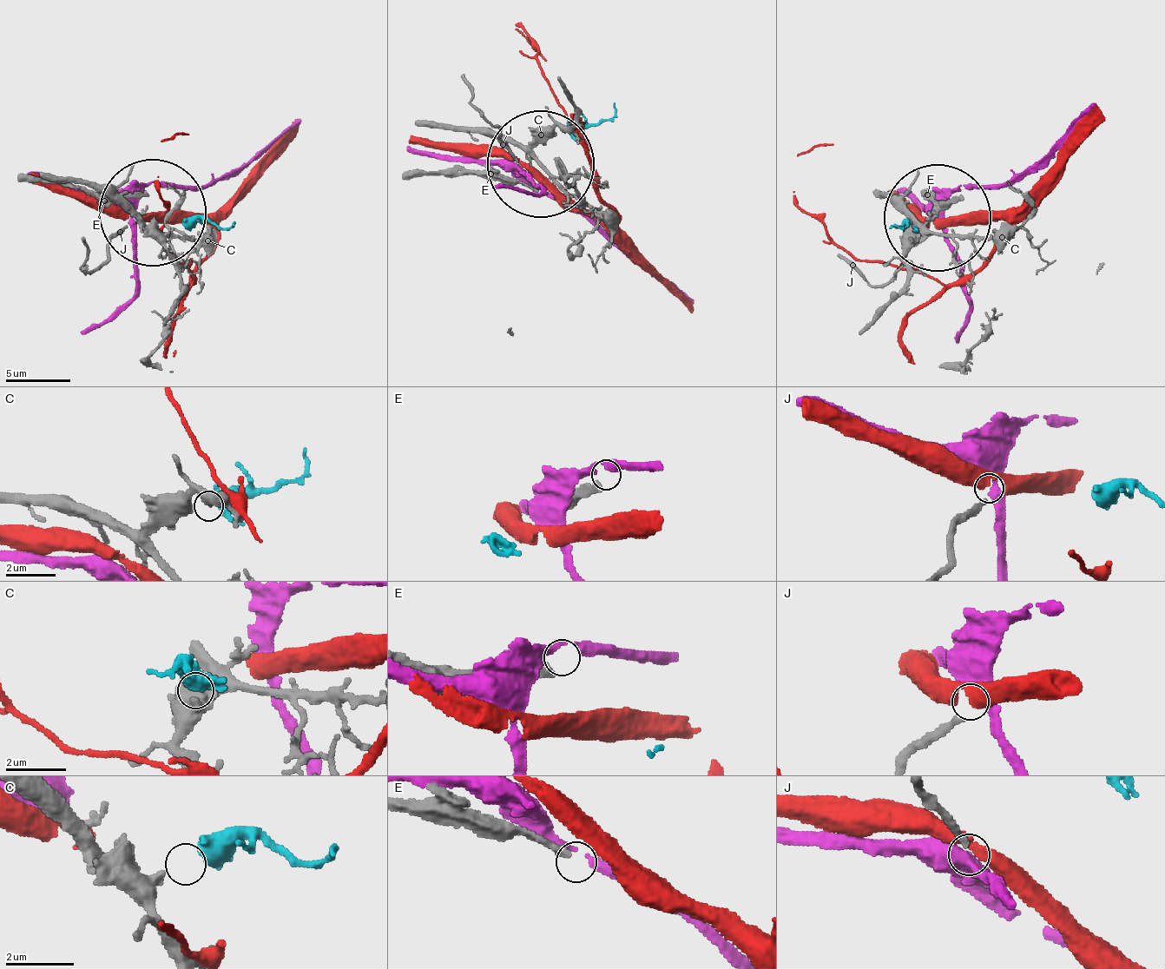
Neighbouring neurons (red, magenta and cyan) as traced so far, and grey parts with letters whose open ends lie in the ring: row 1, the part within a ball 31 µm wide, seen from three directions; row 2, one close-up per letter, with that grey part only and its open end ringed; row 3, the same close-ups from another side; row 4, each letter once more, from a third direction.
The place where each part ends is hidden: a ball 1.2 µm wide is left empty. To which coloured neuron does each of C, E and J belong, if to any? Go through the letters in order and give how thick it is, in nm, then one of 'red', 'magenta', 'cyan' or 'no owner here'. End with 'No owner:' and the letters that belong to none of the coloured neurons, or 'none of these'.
C: 480 nm | cyan
E: 240 nm | no owner here
J: 200 nm | no owner here
No owner: E, J

